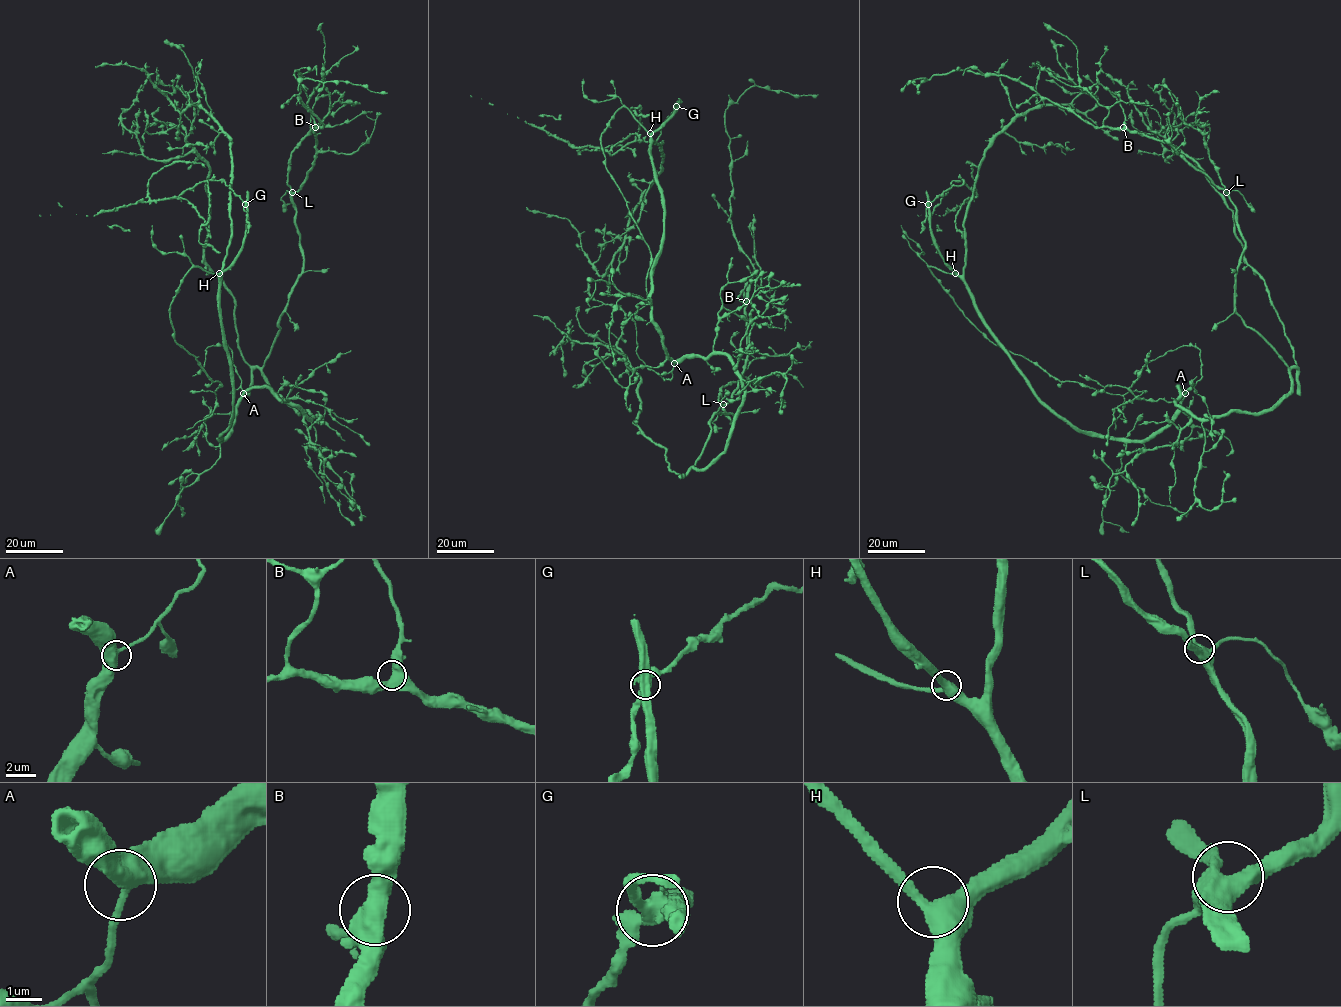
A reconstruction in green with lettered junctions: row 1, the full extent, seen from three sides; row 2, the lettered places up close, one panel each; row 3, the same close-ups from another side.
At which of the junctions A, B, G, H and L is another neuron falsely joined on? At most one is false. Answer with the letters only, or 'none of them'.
G

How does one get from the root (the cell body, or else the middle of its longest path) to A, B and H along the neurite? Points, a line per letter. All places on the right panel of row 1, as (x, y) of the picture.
A: (1191, 412), (1185, 411), (1176, 403), (1179, 387), (1185, 393)
B: (1191, 412), (1266, 411), (1291, 379), (1235, 308), (1244, 247), (1236, 206), (1168, 144), (1123, 127)
H: (1191, 412), (1176, 403), (1179, 387), (1176, 414), (1144, 439), (1076, 431), (1036, 394), (955, 273)

